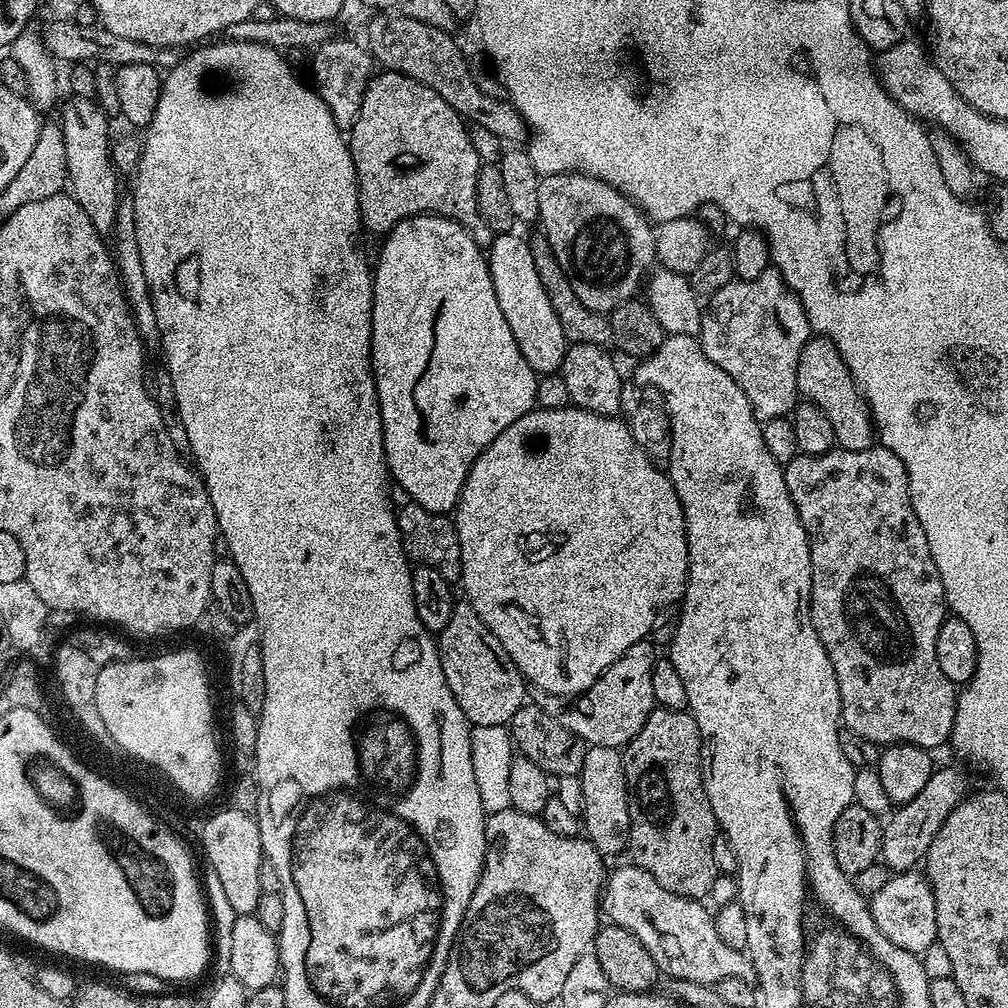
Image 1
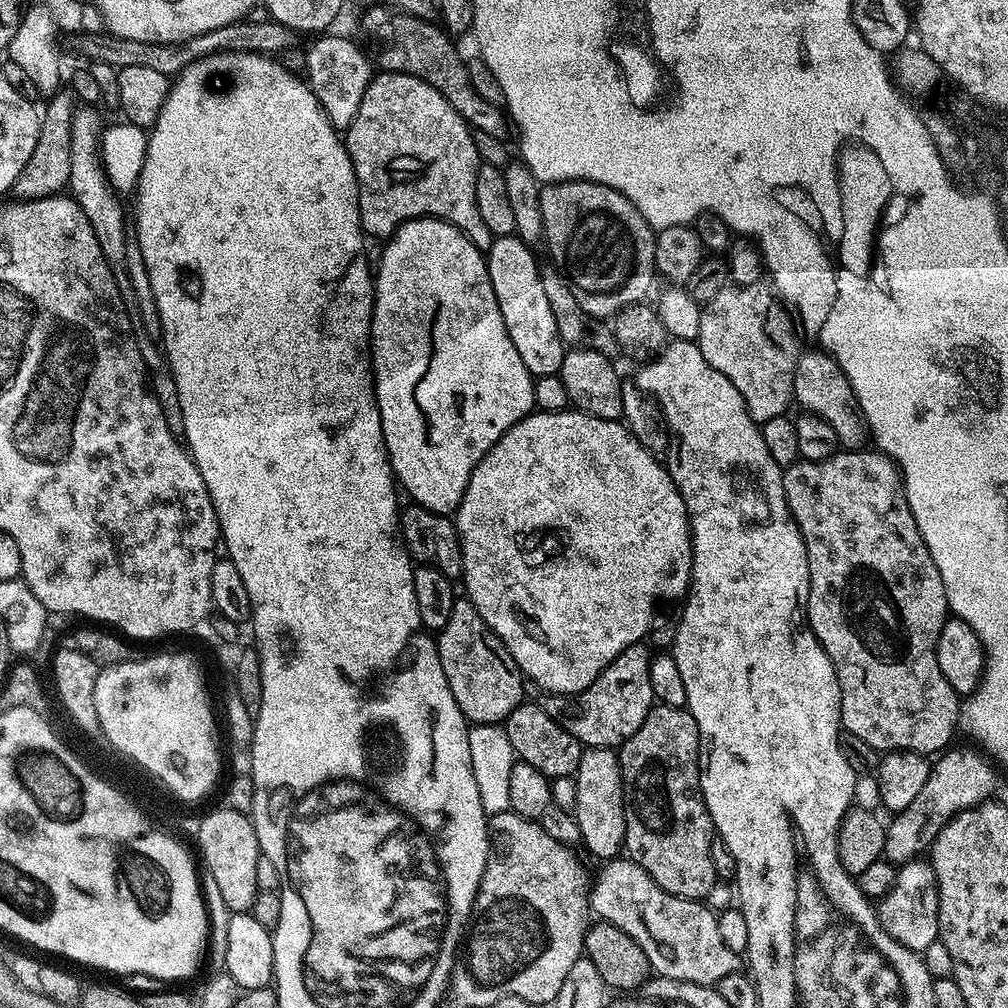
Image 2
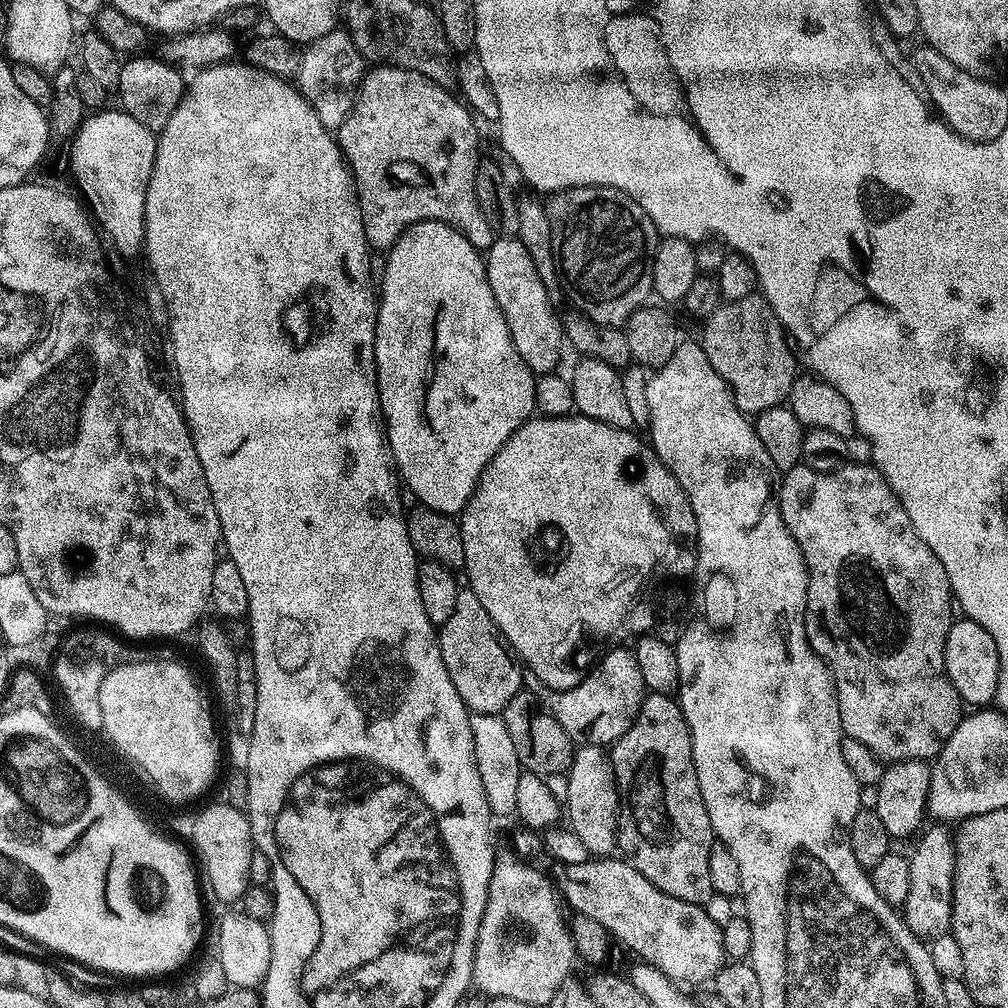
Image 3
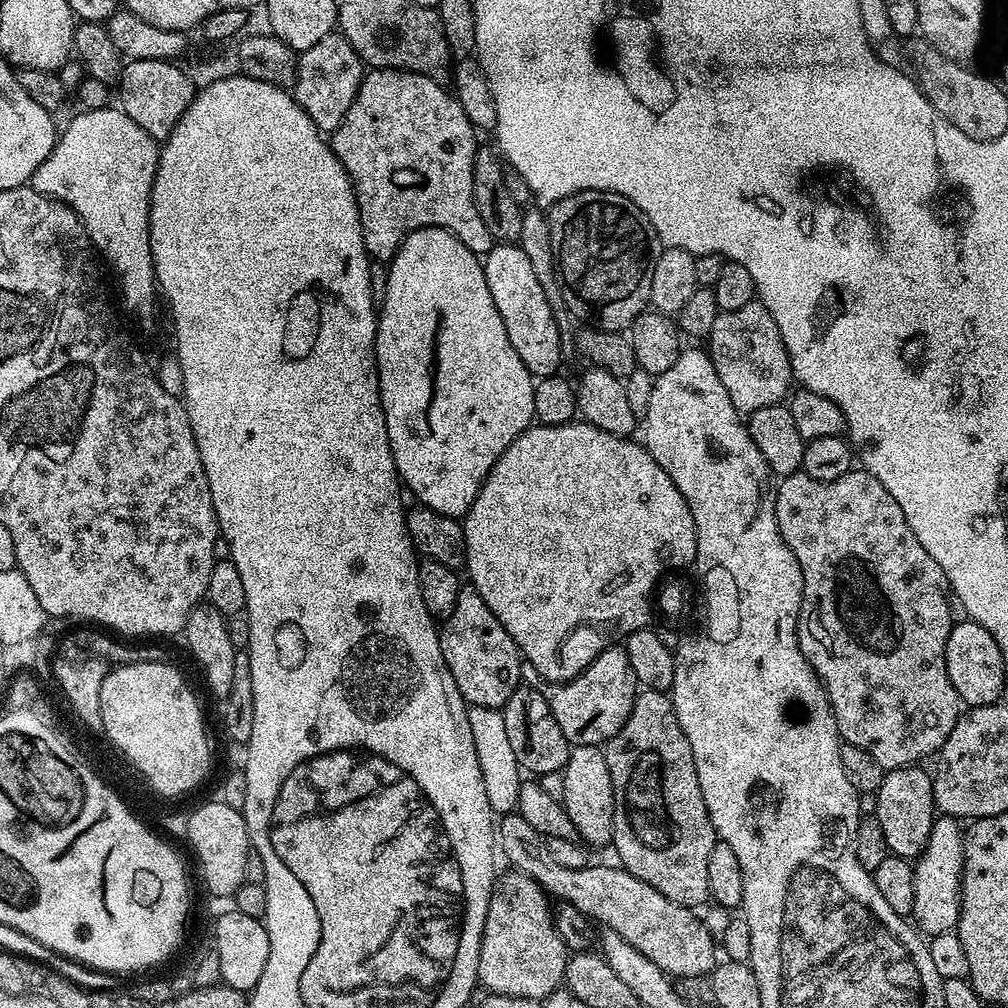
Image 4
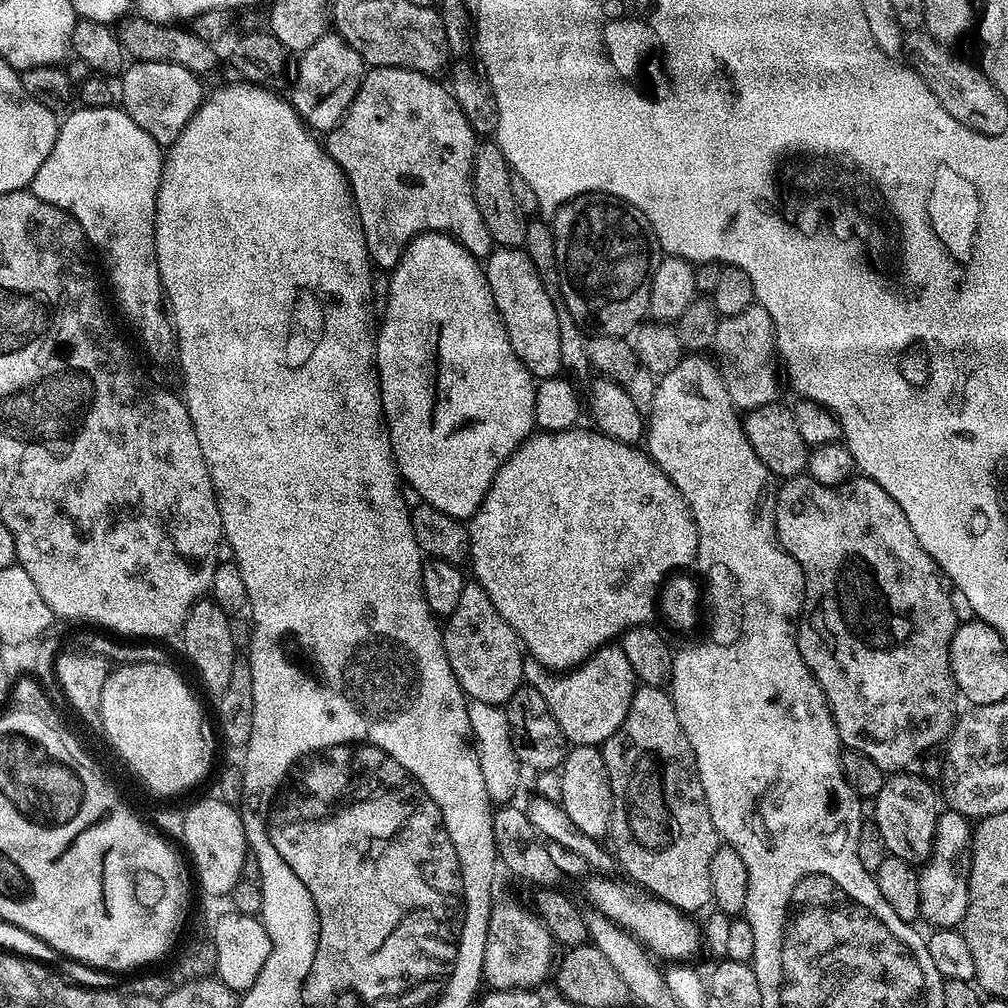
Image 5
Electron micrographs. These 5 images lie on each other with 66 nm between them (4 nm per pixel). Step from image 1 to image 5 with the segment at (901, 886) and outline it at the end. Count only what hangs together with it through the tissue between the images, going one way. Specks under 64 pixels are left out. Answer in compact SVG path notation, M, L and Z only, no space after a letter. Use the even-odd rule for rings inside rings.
M941 811L936 817L936 838L932 843L932 857L919 869L920 914L936 928L956 928L963 925L970 902L974 824L960 812L947 811Z

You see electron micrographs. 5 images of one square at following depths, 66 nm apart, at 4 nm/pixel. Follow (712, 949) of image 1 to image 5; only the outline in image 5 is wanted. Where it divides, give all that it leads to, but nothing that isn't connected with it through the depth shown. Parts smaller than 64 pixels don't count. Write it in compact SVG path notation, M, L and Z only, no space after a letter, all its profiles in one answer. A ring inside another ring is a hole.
M596 874L587 881L588 896L592 899L592 904L597 908L599 915L603 919L613 922L635 939L639 940L651 953L656 952L670 956L672 960L685 961L702 948L701 931L691 924L689 917L685 913L679 912L674 906L670 906L657 896L646 894L644 889L633 886L631 883L623 882L618 884L612 878L605 878Z

